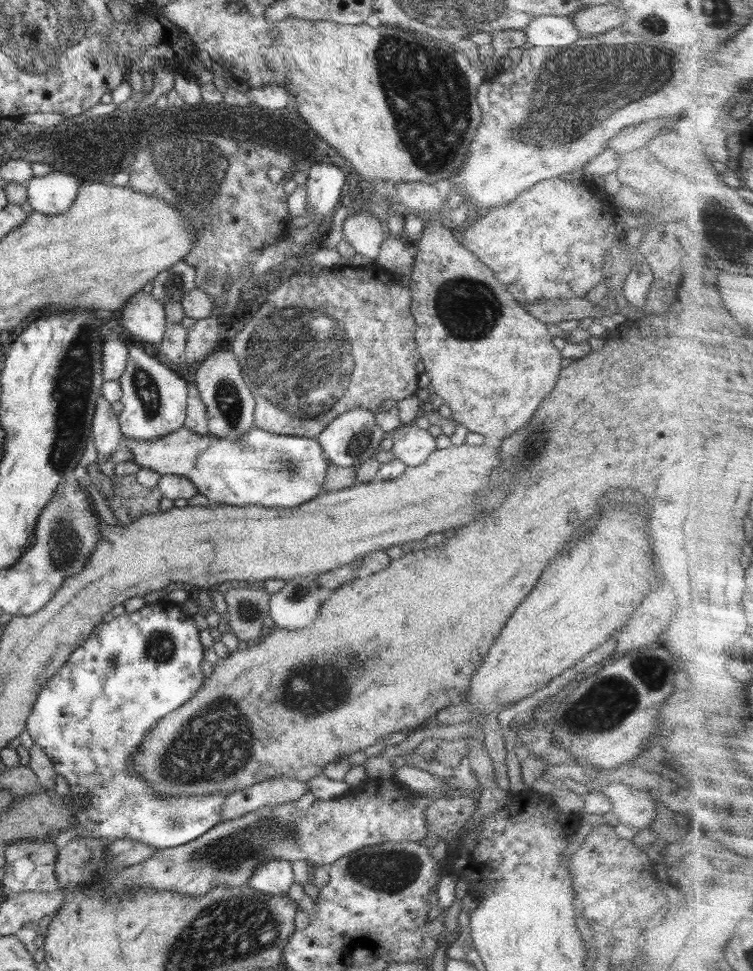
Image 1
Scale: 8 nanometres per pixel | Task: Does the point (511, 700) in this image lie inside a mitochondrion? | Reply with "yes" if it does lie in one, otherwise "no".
no

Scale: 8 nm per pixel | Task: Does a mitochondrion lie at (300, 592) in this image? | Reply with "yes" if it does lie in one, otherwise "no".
yes

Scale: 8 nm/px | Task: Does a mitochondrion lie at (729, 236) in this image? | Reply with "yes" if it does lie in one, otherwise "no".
yes

